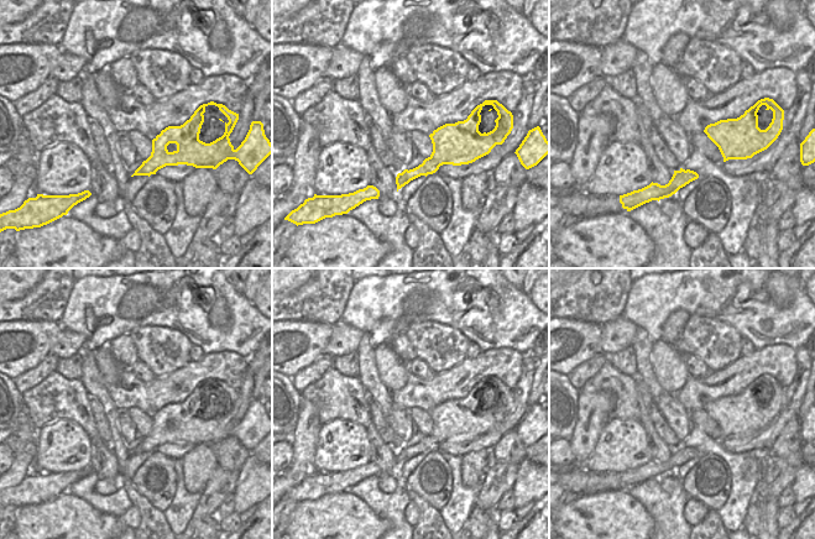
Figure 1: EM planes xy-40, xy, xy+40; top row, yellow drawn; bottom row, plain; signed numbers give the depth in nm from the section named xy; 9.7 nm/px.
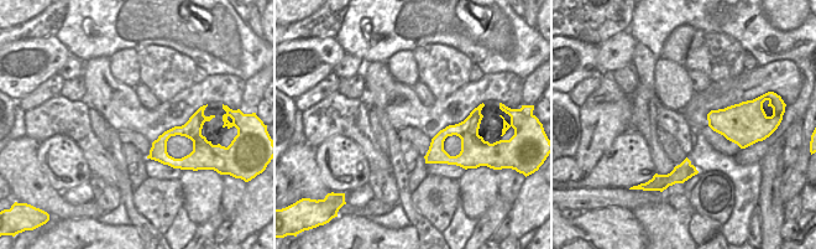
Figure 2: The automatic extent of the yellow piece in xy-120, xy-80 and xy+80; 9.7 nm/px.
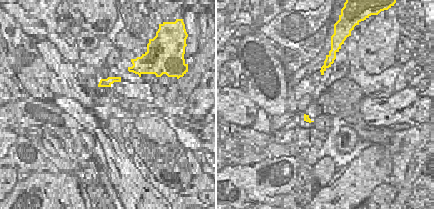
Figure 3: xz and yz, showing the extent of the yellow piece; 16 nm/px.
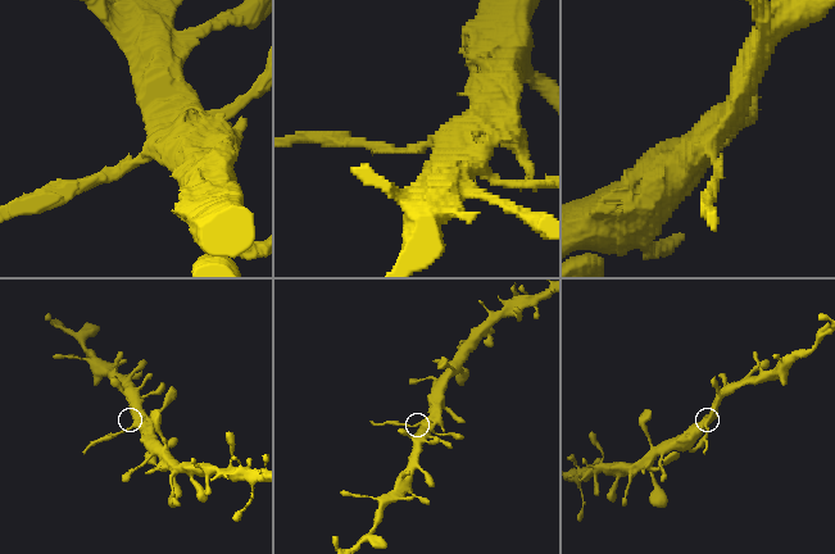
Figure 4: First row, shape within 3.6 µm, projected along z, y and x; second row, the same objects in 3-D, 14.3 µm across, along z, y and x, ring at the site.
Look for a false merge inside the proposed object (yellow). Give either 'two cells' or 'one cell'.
two cells

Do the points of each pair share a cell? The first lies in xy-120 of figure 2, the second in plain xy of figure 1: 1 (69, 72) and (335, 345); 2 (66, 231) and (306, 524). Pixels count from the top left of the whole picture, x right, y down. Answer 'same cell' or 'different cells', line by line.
1: same cell
2: same cell

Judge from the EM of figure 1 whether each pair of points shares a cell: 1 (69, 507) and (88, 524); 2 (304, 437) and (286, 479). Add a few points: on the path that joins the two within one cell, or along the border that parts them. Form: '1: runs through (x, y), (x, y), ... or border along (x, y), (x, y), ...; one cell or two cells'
1: runs through (74, 512), (83, 521); one cell
2: runs through (304, 446), (302, 462), (296, 469); one cell

